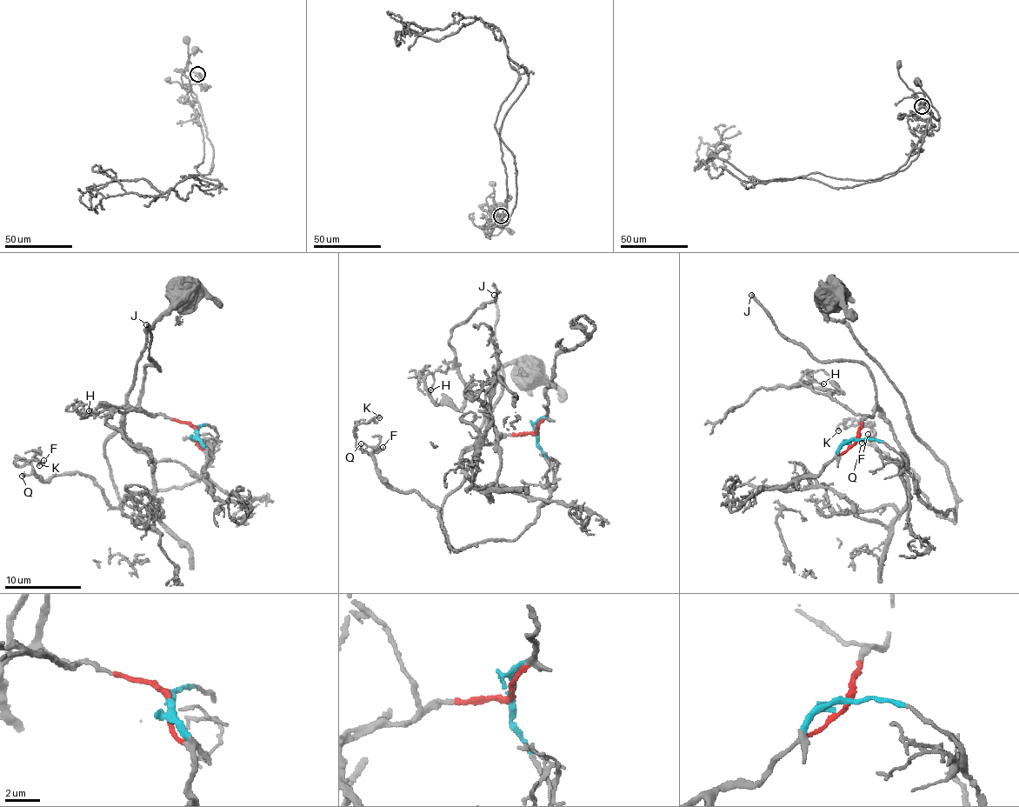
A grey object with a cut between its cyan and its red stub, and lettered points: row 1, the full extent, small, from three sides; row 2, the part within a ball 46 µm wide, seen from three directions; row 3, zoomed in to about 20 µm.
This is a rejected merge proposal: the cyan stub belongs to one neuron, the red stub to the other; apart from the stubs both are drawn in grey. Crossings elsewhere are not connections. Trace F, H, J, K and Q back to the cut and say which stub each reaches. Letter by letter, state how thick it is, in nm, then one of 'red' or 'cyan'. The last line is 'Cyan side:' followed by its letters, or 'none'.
F: calibre 150 nm; cyan
H: calibre 120 nm; red
J: calibre 240 nm; red
K: calibre 160 nm; cyan
Q: calibre 150 nm; cyan
Cyan side: F, K, Q

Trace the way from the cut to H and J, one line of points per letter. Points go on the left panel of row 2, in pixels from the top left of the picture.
H: (195, 430), (188, 423), (159, 414), (153, 417), (143, 412), (89, 410)
J: (195, 430), (188, 423), (146, 412), (140, 406), (143, 368), (158, 366), (159, 371), (149, 361), (146, 324)

